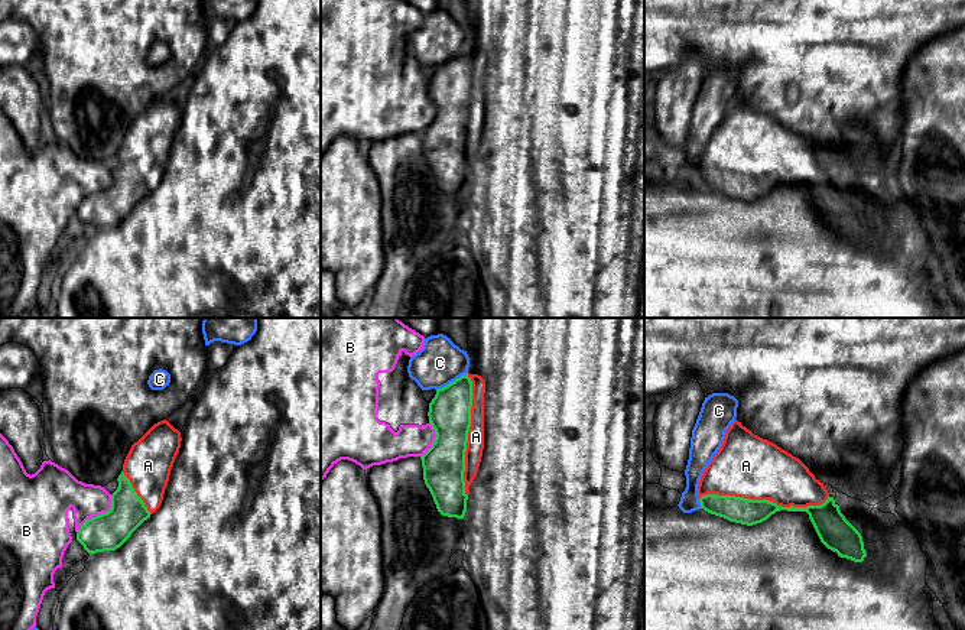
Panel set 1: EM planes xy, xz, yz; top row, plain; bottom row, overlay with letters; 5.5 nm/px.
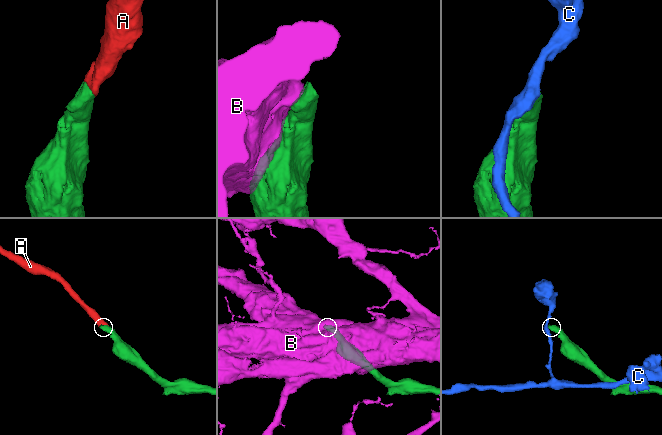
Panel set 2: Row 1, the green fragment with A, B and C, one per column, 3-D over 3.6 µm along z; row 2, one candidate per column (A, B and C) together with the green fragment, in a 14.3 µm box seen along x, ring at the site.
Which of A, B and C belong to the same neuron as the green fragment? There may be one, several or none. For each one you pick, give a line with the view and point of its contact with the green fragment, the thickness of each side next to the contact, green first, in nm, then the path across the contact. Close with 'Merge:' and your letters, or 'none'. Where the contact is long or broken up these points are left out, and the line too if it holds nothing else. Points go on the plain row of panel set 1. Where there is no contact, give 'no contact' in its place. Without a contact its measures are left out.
A: yz (764, 177) | 140/360 nm
Merge: A

